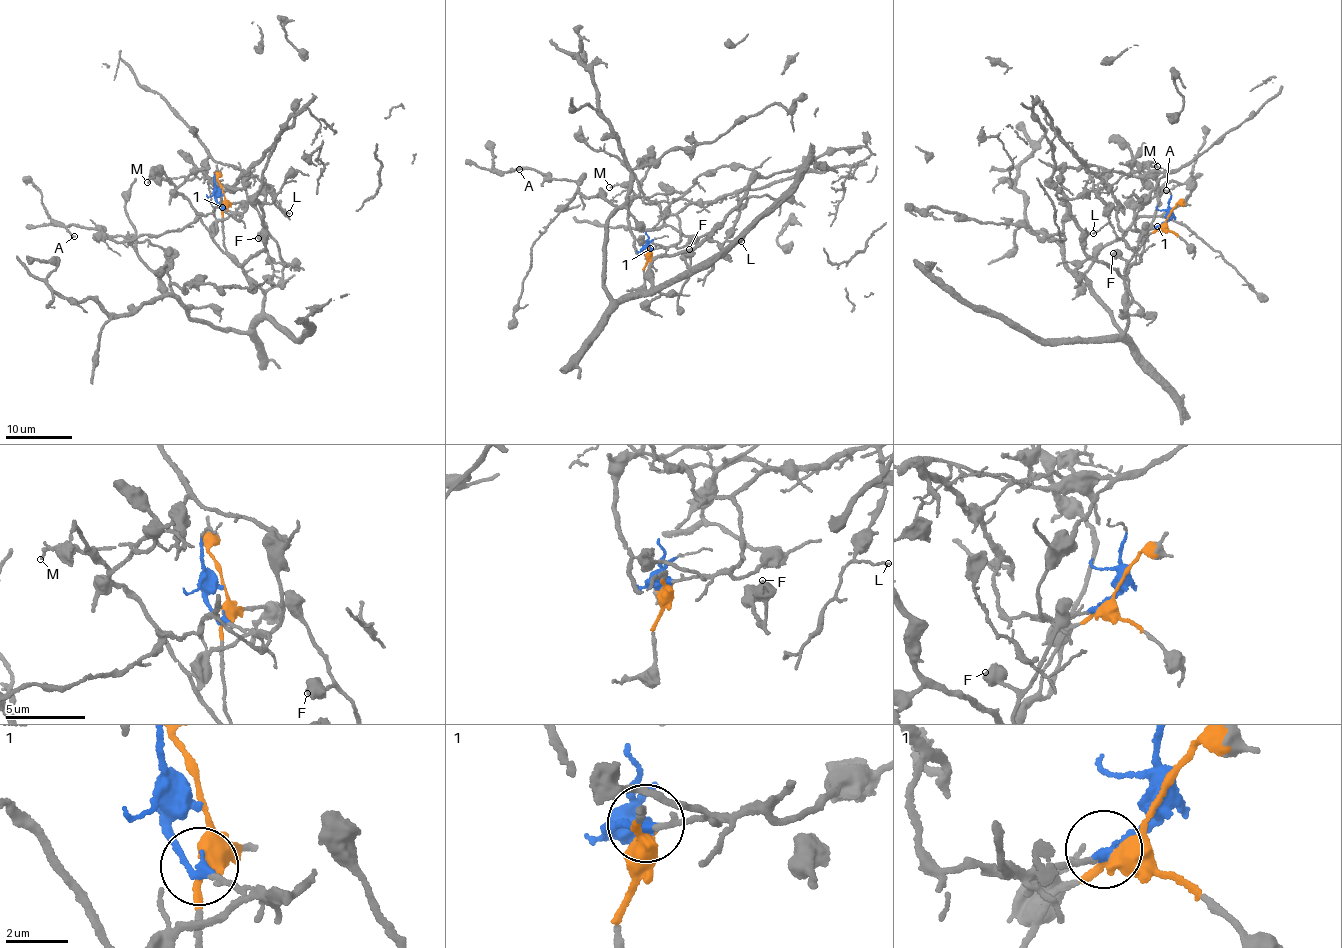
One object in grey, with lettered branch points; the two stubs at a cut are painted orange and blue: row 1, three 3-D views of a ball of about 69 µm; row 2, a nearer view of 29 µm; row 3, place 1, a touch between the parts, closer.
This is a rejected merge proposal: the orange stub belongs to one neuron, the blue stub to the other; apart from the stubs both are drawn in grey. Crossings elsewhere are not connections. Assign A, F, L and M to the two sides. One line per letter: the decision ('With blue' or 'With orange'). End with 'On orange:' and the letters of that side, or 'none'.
A: With orange
F: With orange
L: With blue
M: With blue
On orange: A, F

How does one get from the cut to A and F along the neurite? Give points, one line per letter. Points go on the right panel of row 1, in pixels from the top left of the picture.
A: (1167, 217), (1145, 236), (1125, 279), (1131, 349), (1086, 274), (1124, 234), (1139, 203), (1177, 183), (1166, 190)
F: (1167, 217), (1145, 236), (1125, 279), (1126, 315), (1131, 295), (1125, 273), (1125, 260), (1113, 252)

